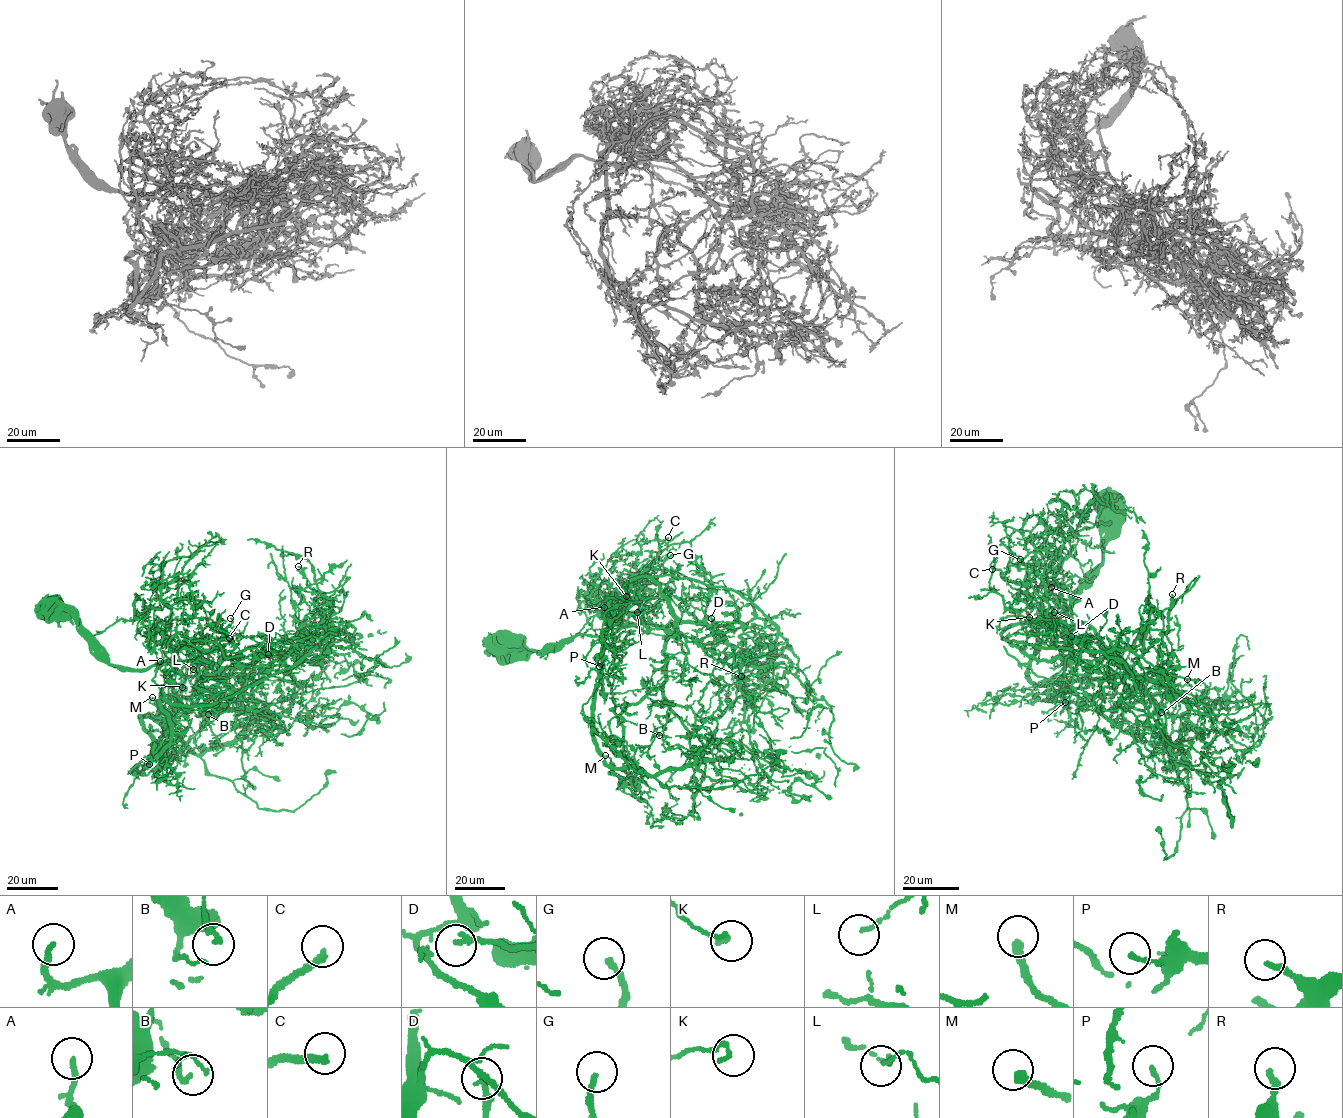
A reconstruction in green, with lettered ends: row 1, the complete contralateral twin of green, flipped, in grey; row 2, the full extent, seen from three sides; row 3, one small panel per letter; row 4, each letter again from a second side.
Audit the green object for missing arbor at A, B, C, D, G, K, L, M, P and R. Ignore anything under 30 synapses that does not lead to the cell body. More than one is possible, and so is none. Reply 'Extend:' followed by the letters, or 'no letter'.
Extend: A, M

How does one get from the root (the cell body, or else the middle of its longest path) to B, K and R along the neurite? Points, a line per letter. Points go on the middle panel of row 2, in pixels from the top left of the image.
B: (505, 647), (545, 653), (579, 634), (660, 626), (666, 634), (664, 699), (670, 713), (657, 729), (659, 735)
K: (505, 647), (545, 653), (579, 634), (600, 636), (642, 624), (620, 606), (610, 607), (617, 597), (626, 596)
R: (505, 647), (545, 653), (579, 634), (698, 622), (758, 666), (768, 663), (764, 677), (741, 676)

